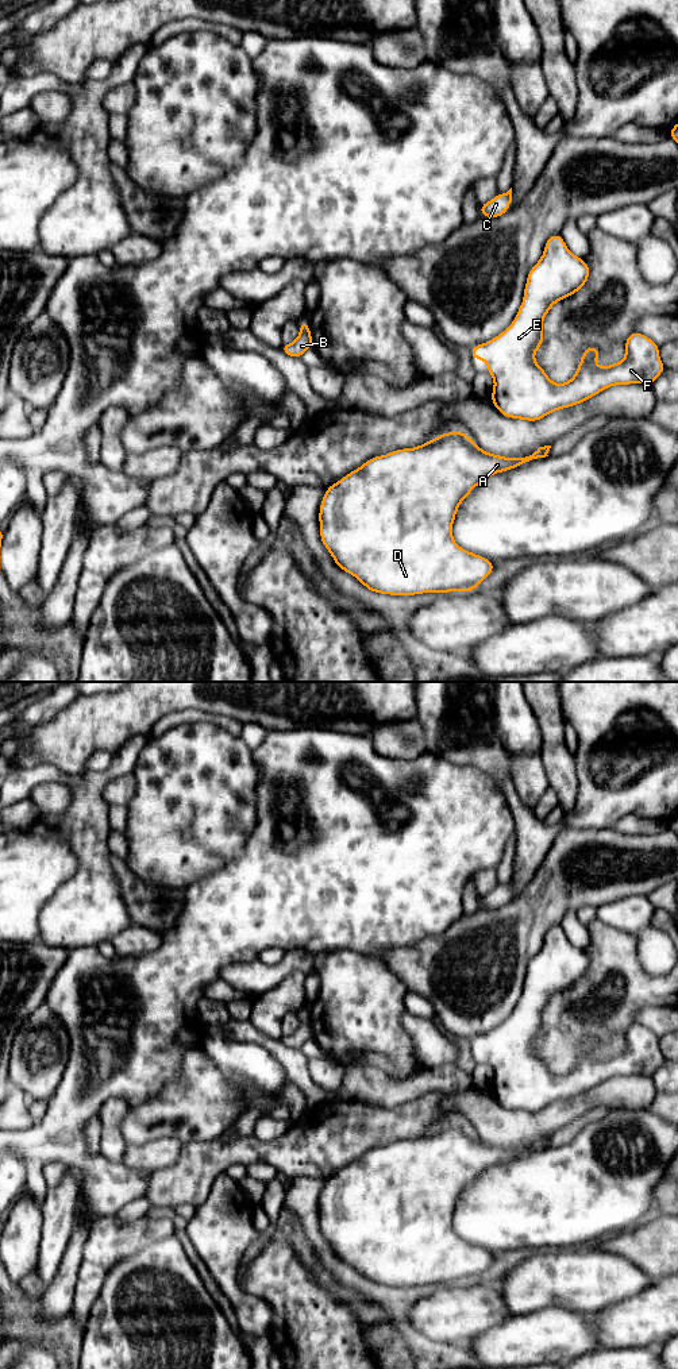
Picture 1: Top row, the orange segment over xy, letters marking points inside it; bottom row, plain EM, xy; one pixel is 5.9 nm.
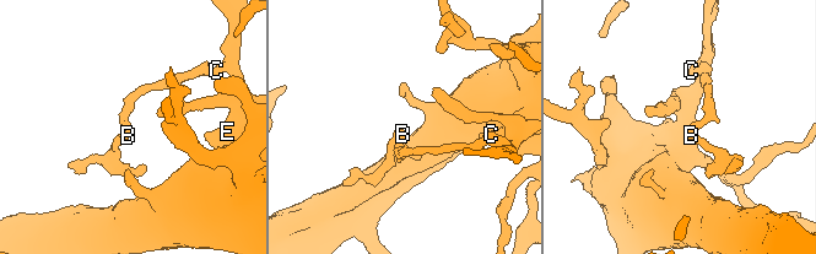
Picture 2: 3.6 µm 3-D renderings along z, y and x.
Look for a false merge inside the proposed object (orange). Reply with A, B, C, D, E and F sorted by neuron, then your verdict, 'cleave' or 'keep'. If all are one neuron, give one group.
A C D E F / B | cleave

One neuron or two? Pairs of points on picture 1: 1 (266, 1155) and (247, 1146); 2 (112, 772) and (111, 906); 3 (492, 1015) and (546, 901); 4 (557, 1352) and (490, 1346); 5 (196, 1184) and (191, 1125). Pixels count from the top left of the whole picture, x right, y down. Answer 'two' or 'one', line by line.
1: one
2: one
3: one
4: one
5: two

